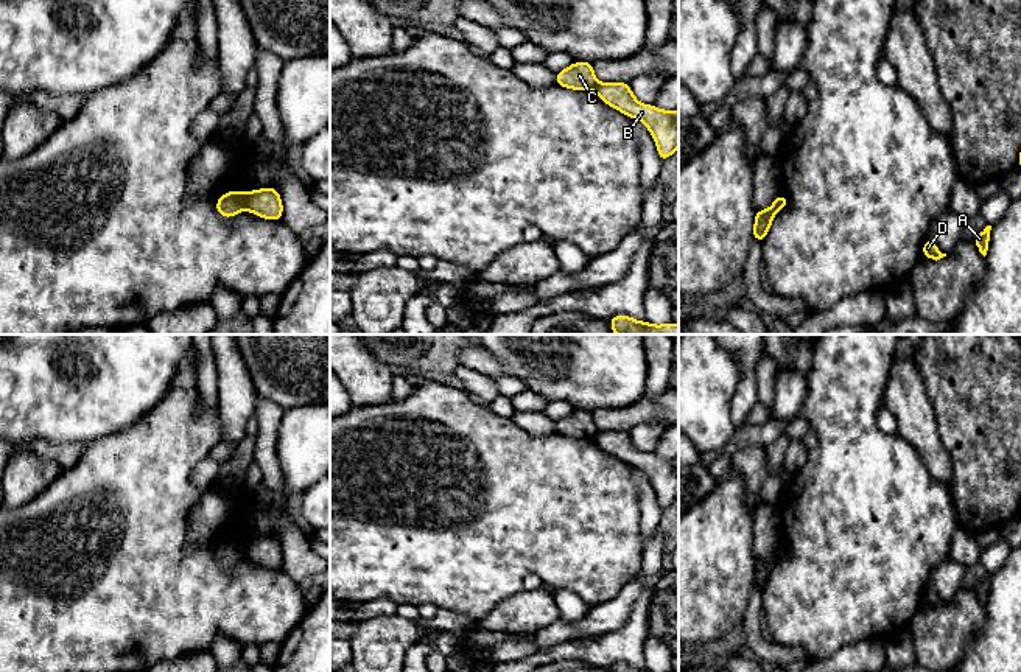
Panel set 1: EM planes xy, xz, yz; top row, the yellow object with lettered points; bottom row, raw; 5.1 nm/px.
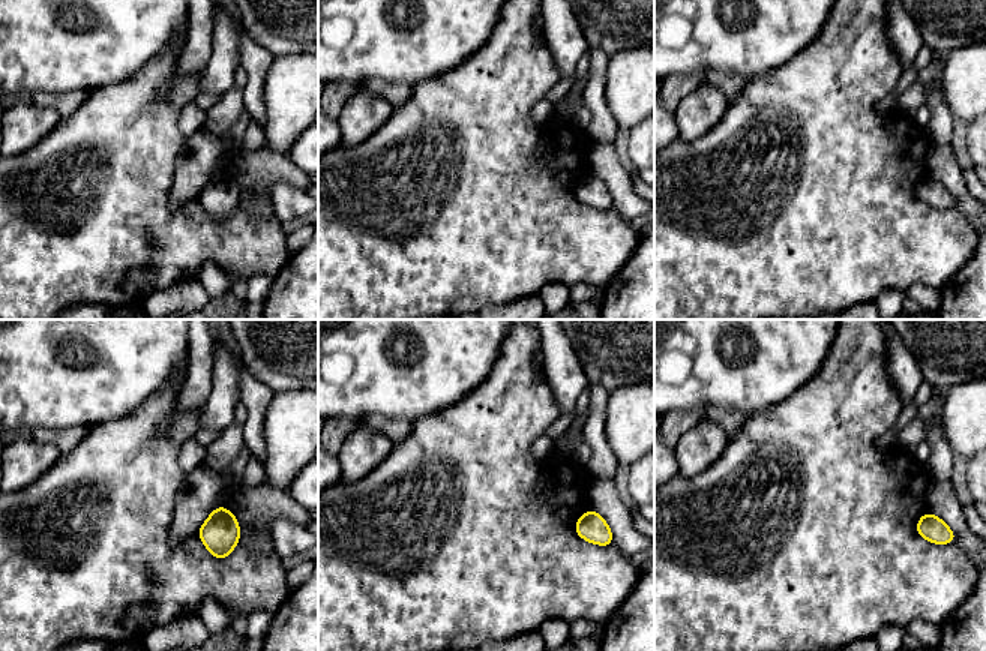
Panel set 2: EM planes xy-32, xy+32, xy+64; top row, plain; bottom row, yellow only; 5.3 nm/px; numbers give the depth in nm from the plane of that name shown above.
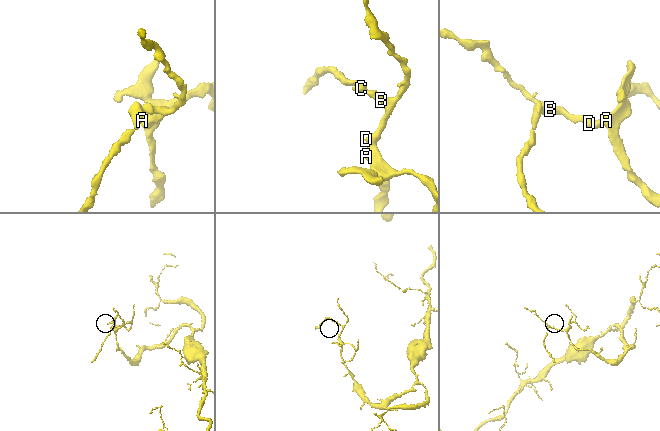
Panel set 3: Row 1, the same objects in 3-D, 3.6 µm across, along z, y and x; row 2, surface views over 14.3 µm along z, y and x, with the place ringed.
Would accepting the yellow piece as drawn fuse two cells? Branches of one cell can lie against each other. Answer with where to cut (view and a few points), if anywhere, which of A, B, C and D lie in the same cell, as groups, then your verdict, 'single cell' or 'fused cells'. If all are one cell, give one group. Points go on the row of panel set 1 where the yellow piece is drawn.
xy (248, 195), (245, 207) | A B D / C | fused cells

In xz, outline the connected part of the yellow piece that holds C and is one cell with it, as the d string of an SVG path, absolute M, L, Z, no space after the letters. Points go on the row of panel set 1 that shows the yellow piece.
M577 61L568 68L556 73L556 84L574 90L595 90L598 79L591 62Z

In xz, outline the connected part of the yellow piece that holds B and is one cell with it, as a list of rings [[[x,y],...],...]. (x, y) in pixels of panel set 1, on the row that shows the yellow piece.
[[[605,82],[595,87],[595,93],[609,106],[629,118],[638,118],[651,131],[661,162],[679,148],[679,112],[660,110],[654,104],[641,104],[635,100],[627,82]]]

